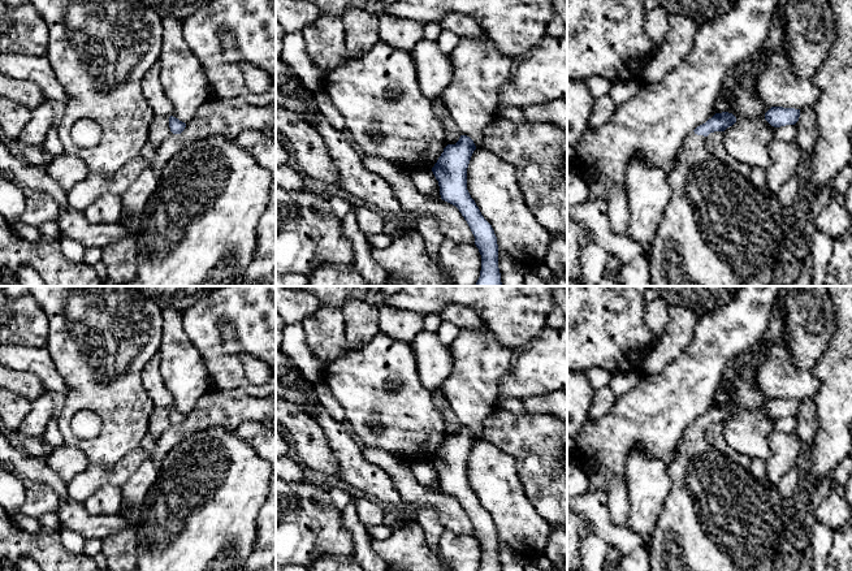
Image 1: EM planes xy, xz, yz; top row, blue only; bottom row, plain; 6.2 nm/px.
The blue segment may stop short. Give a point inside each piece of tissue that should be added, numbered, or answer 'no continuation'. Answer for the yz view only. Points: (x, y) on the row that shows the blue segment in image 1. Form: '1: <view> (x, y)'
1: yz (718, 229)

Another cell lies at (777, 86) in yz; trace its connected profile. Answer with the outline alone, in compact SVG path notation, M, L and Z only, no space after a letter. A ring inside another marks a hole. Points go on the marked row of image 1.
M771 52L765 68L758 73L754 94L766 107L801 109L813 107L821 90L810 78L796 77L788 57L782 52Z

